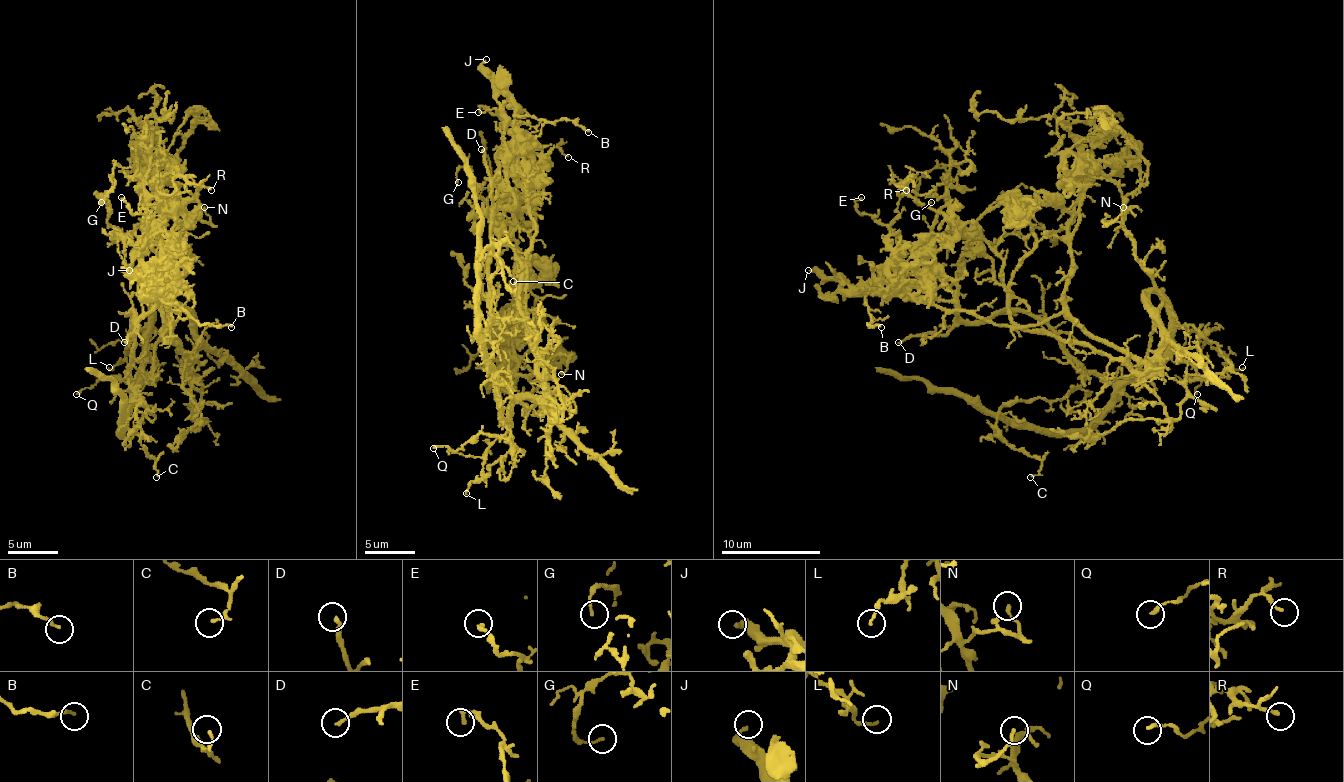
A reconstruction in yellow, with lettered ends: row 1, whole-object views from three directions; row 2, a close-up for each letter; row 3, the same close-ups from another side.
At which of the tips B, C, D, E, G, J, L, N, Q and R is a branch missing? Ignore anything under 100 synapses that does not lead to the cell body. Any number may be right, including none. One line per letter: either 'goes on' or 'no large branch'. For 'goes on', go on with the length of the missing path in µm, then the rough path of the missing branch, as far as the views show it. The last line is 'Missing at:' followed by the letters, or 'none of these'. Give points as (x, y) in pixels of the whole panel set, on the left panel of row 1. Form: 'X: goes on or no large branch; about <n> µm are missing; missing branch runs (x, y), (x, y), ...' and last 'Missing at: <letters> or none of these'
B: no large branch
C: no large branch
D: no large branch
E: no large branch
G: no large branch
J: no large branch
L: no large branch
N: no large branch
Q: no large branch
R: no large branch
Missing at: none of these

